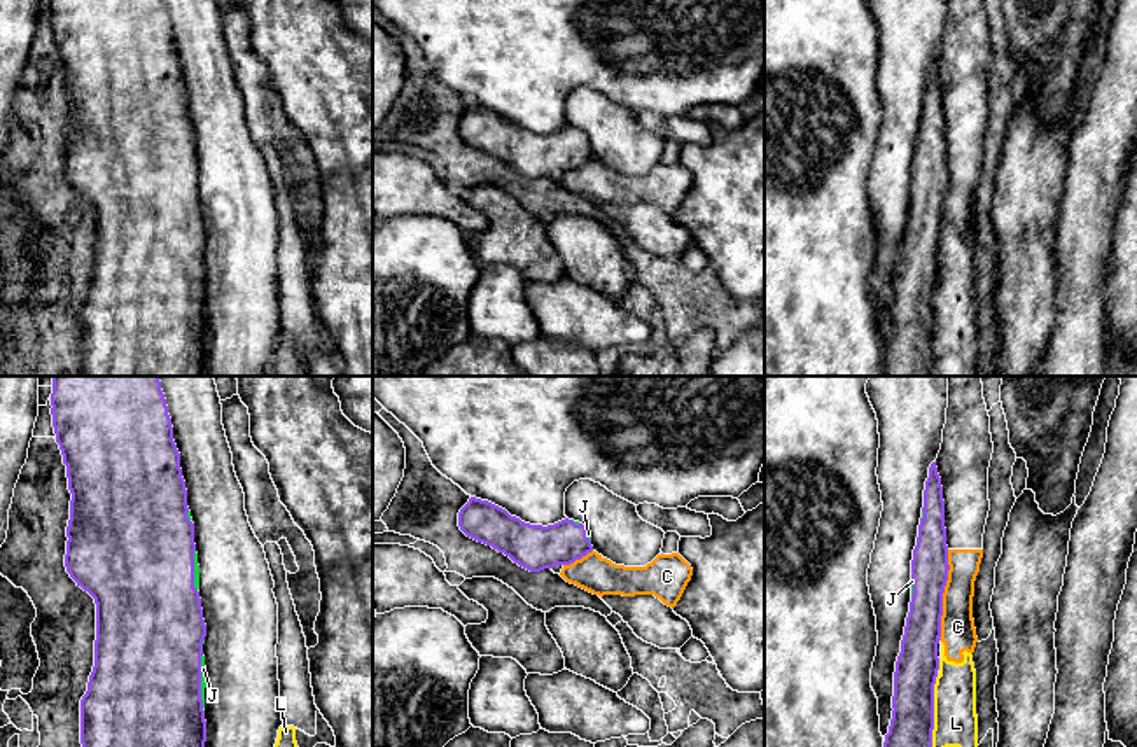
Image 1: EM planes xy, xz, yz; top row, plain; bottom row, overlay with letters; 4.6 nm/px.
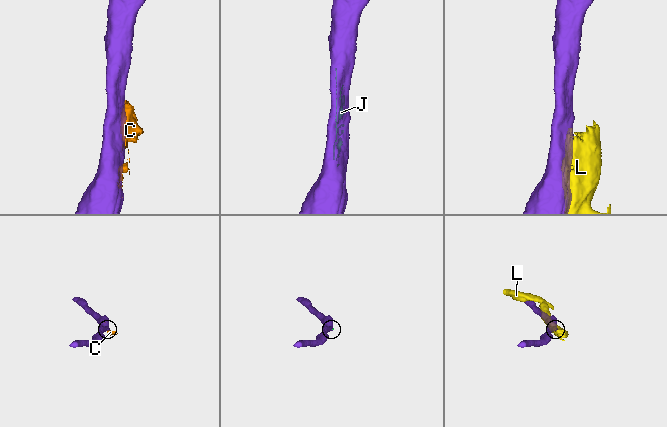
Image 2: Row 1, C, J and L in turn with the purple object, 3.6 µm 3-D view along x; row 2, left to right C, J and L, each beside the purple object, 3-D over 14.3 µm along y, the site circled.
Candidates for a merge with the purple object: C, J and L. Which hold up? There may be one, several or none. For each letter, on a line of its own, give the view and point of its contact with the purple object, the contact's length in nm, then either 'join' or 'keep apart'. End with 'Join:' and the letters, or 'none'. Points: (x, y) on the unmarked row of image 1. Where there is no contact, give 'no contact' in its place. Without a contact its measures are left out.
C: contact yz (941, 203); length 420 nm; keep apart
J: contact xy (200, 289); length 240 nm; join
L: contact yz (933, 322); length 360 nm; keep apart
Join: J

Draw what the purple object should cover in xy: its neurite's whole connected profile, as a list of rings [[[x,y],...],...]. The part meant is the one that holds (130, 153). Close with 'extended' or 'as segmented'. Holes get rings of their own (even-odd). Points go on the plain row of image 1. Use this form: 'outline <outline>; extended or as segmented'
outline [[[52,0],[51,23],[66,73],[70,108],[70,128],[66,135],[65,175],[70,185],[87,199],[96,212],[94,275],[89,283],[87,299],[80,308],[80,376],[203,376],[206,350],[205,296],[206,275],[203,252],[206,233],[199,206],[199,173],[194,152],[194,131],[187,115],[187,98],[180,77],[180,61],[173,49],[171,26],[163,0]]]; extended

